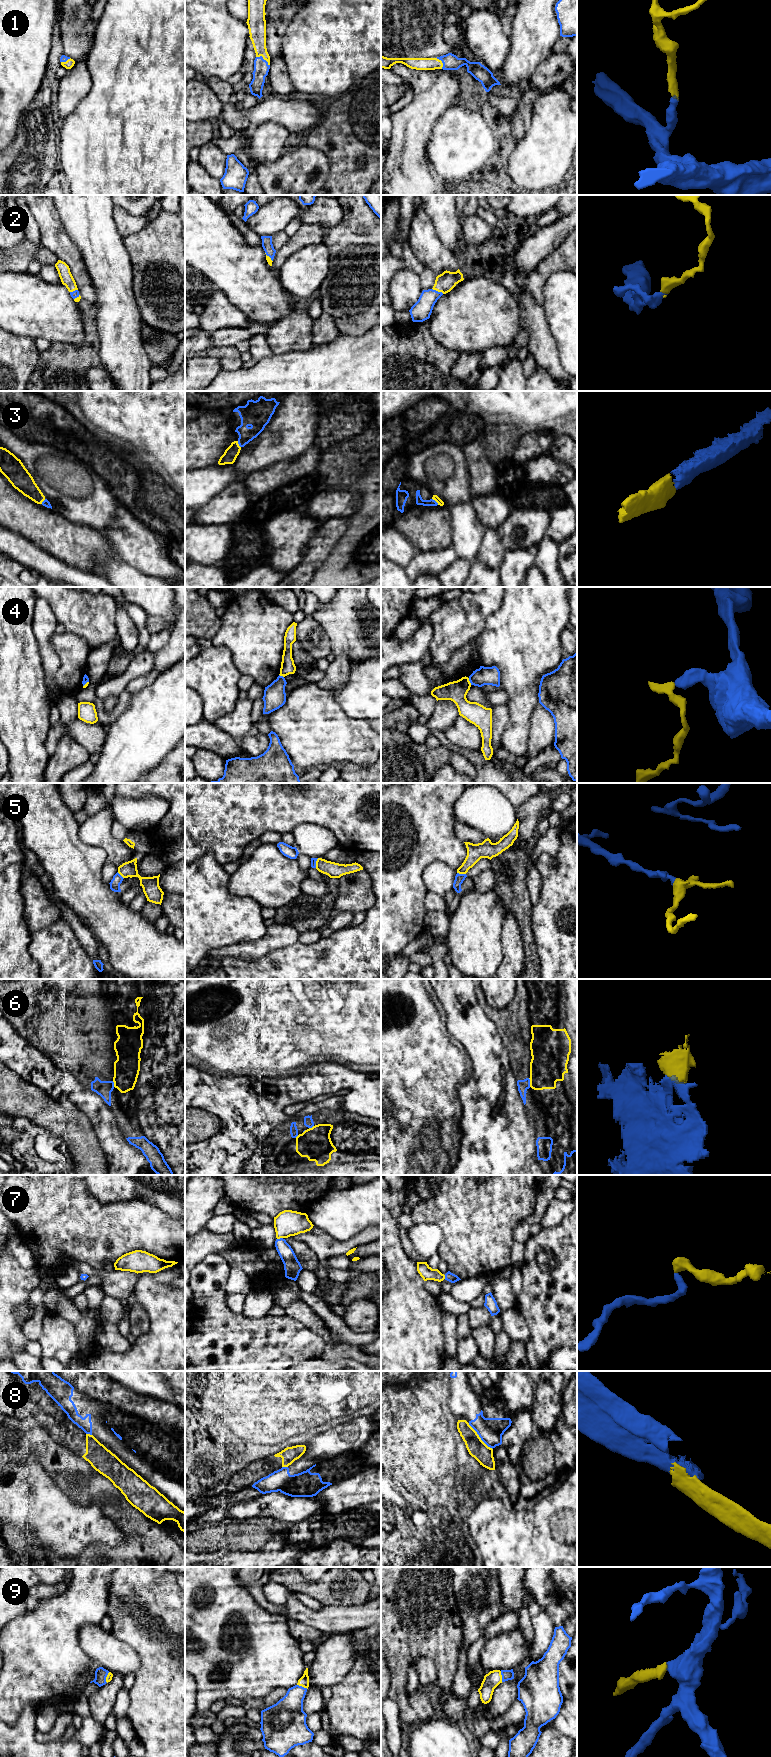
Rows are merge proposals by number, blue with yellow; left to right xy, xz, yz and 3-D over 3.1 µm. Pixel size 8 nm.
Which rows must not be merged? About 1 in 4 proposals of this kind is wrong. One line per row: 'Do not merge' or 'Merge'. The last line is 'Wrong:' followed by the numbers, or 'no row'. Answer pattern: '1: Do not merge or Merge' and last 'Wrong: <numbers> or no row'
1: Merge
2: Merge
3: Merge
4: Do not merge
5: Do not merge
6: Merge
7: Merge
8: Do not merge
9: Merge
Wrong: 4, 5, 8

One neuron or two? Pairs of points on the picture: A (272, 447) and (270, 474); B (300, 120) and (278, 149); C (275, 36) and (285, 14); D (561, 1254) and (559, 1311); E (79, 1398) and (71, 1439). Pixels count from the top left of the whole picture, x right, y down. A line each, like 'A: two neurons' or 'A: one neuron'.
A: two neurons
B: two neurons
C: one neuron
D: one neuron
E: two neurons

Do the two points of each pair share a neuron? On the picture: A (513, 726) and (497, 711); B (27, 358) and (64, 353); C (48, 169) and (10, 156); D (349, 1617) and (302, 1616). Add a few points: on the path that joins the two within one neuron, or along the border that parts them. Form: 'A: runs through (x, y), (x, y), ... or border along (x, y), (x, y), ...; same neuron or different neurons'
A: border along (506, 704), (508, 719), (500, 744); different neurons
B: border along (40, 353), (38, 363), (29, 378); different neurons
C: runs through (39, 163), (32, 159), (19, 159); same neuron
D: runs through (337, 1617), (314, 1617); same neuron

